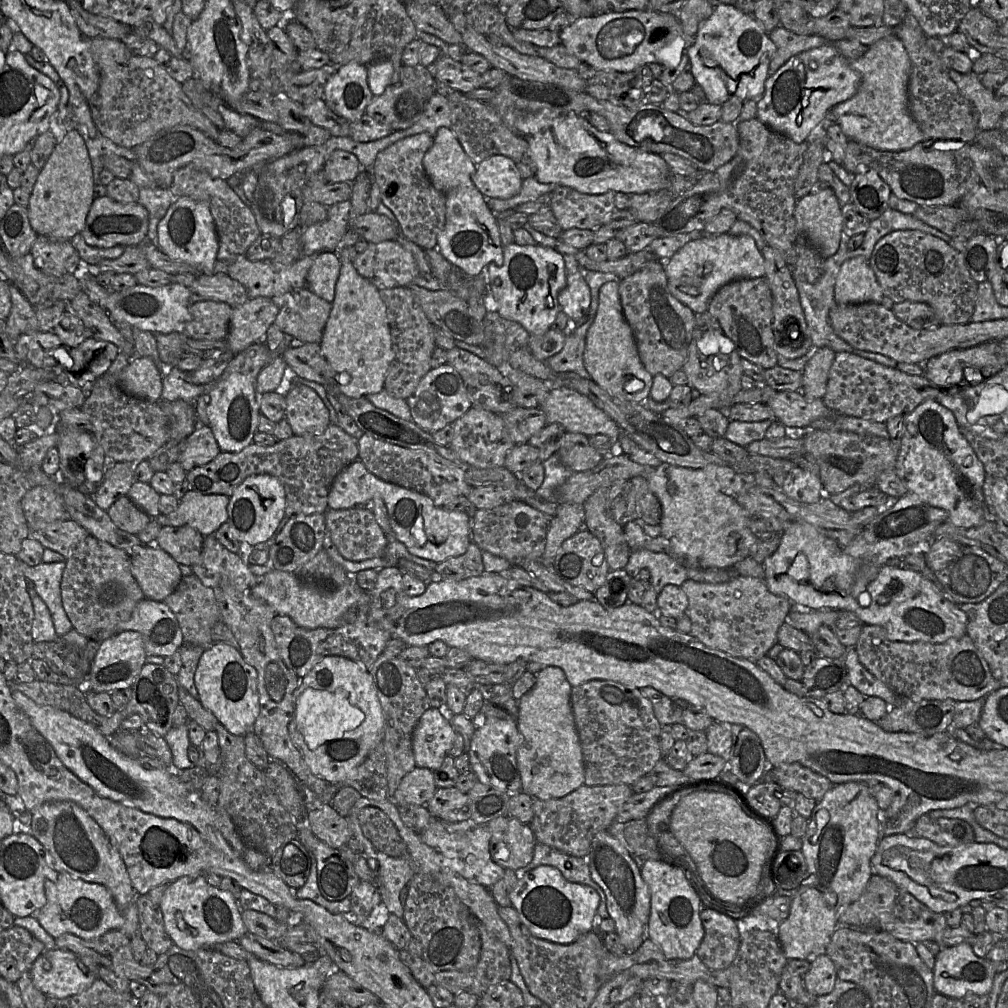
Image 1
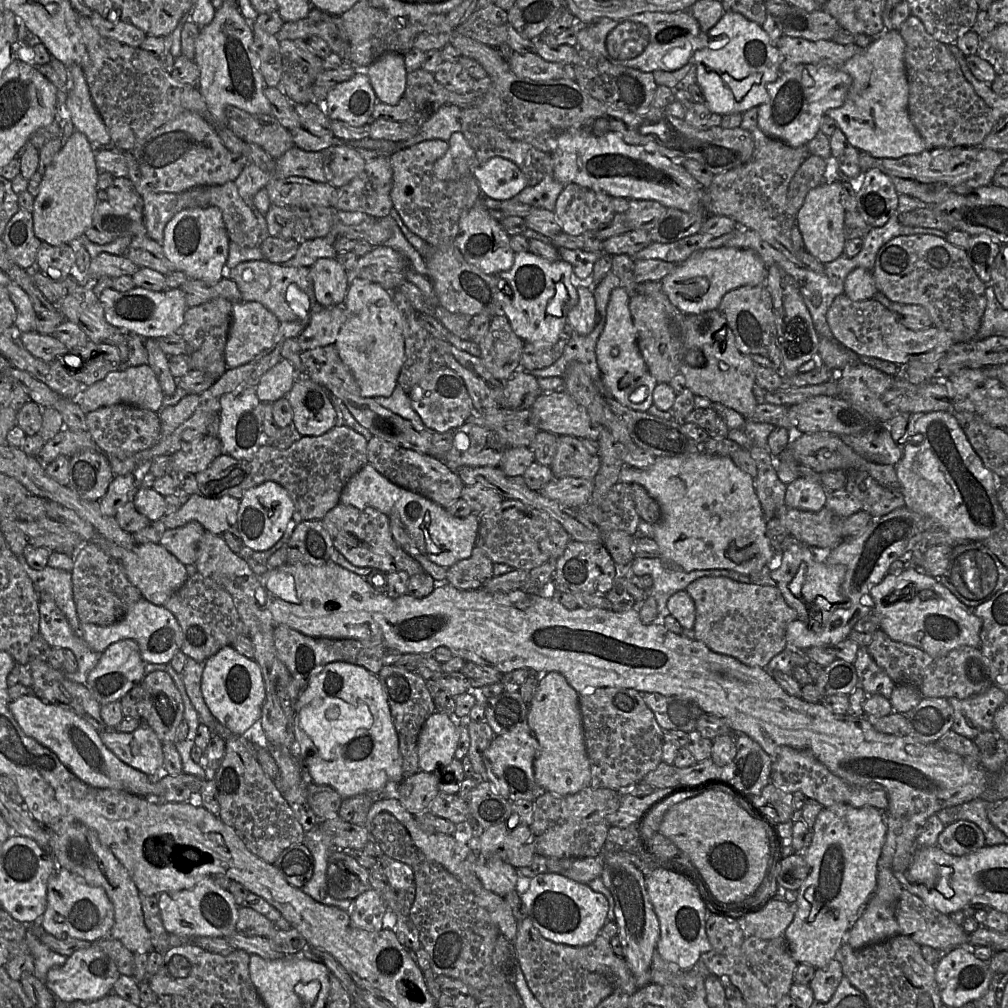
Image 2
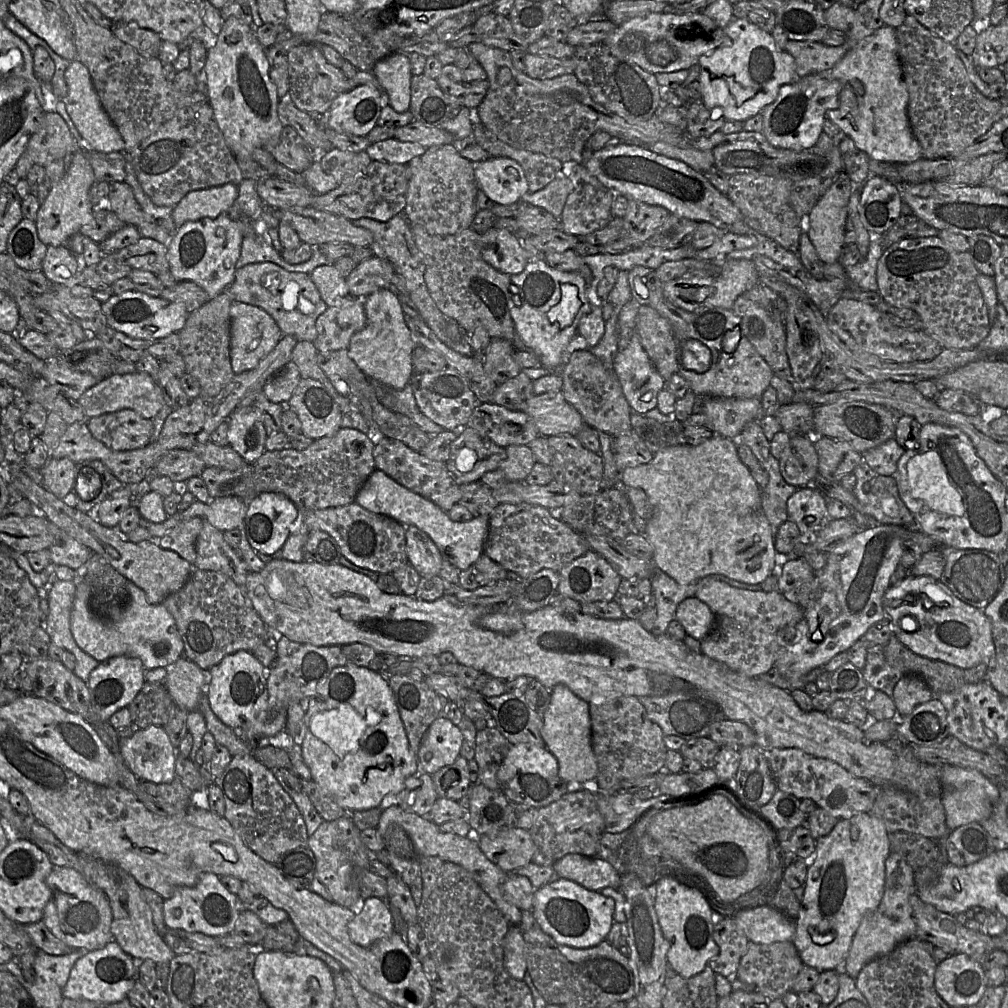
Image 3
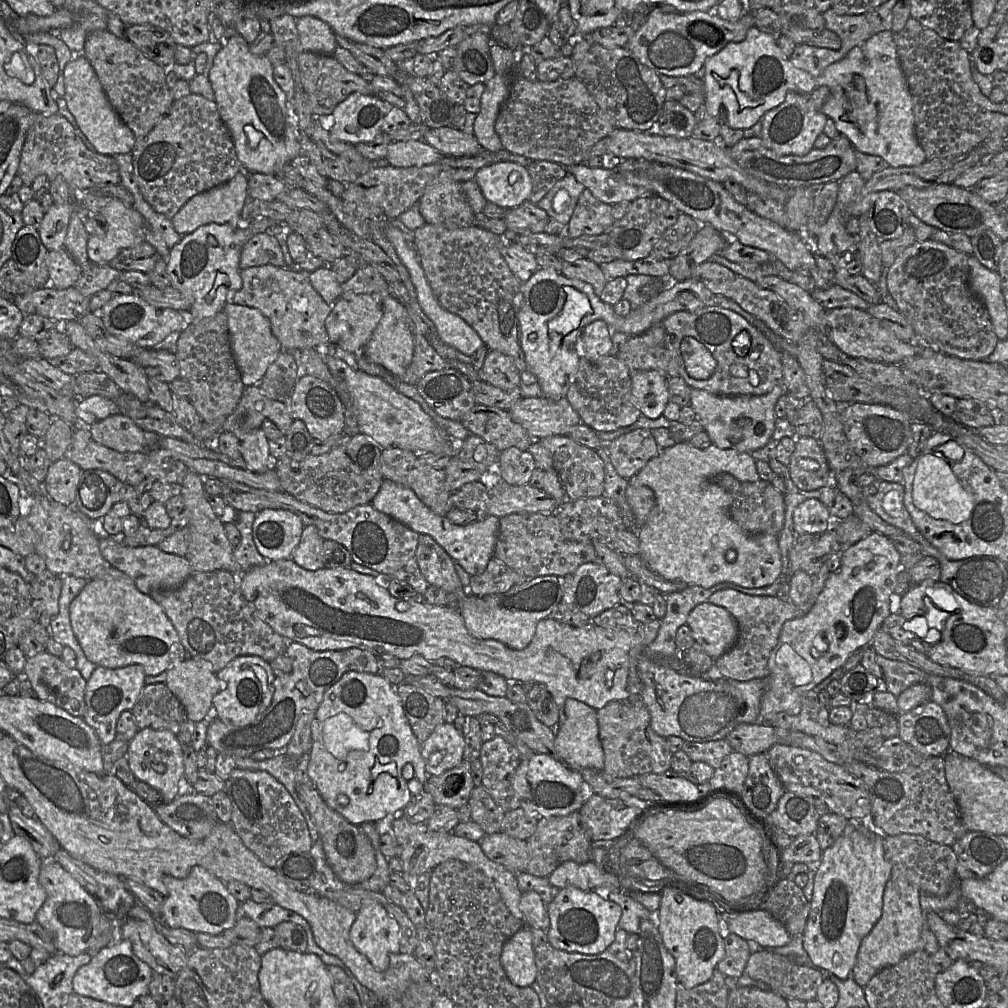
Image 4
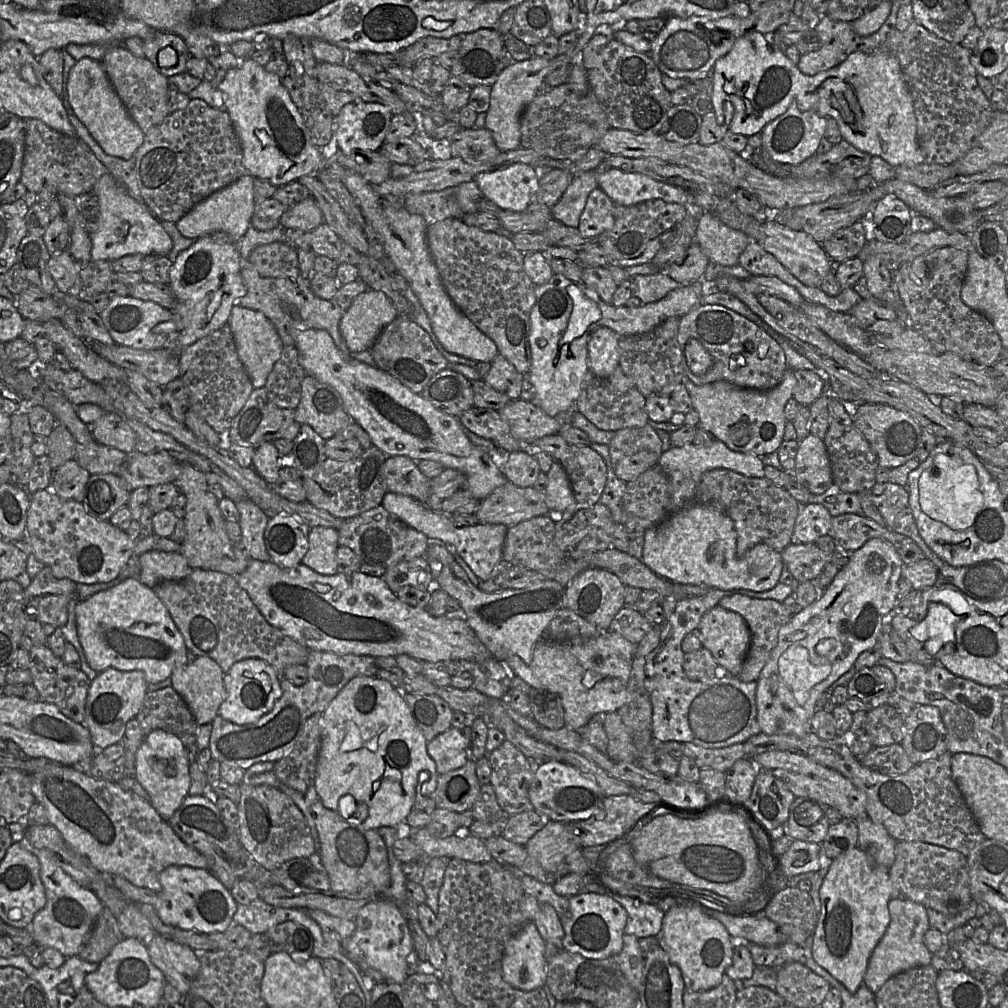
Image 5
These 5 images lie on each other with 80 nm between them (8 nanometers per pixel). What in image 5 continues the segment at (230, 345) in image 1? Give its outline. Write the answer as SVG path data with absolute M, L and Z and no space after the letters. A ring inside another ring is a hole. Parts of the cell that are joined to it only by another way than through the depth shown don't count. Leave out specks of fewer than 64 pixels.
M236 303L228 320L237 352L254 388L264 388L267 378L281 356L284 345L270 320L261 312L244 308Z

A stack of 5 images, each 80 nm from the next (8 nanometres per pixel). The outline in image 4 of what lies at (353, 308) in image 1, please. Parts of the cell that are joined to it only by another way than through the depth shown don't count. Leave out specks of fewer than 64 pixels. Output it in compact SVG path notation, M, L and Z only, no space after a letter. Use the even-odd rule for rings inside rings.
M394 296L381 298L382 318L362 349L365 357L375 364L381 365L393 375L402 378L411 364L414 354L414 338L406 309Z

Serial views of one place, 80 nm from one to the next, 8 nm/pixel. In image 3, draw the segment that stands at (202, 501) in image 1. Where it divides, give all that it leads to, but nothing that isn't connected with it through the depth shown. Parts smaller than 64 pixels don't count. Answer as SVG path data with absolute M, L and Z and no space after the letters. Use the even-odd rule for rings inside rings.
M236 496L214 498L209 503L195 500L186 510L168 516L164 522L150 523L145 518L141 518L140 526L147 527L155 541L163 537L167 533L165 531L194 517L203 518L224 532L243 526L246 509L247 503Z

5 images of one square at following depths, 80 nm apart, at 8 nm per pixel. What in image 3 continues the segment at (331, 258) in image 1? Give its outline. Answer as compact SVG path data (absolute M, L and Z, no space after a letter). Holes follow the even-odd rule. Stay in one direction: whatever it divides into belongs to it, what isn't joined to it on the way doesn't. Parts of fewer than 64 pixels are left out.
M334 263L316 267L310 278L328 307L349 296L347 279L340 274Z

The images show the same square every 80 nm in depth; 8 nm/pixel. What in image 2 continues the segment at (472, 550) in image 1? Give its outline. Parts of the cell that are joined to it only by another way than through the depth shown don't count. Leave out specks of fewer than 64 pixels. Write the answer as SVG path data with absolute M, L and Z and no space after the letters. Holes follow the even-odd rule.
M476 545L470 557L448 568L447 583L461 590L479 589L494 577L493 565L494 562Z

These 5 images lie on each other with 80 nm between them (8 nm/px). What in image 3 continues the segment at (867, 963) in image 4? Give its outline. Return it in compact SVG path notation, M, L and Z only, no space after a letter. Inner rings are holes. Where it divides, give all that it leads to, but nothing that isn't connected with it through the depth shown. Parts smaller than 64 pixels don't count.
M891 852L885 861L885 885L882 900L878 908L861 921L845 959L845 970L850 977L855 979L868 962L889 954L900 943L915 937L916 924L910 897L916 894L916 891L914 870L901 855Z

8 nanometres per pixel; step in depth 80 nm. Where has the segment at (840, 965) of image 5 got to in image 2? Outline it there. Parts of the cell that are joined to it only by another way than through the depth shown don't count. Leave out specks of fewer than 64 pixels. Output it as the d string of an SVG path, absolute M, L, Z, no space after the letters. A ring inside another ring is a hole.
M836 804L820 811L811 831L812 840L804 852L808 874L797 890L797 909L792 922L785 930L784 938L788 942L792 958L797 963L809 964L818 969L835 959L838 949L846 942L849 930L866 908L876 889L878 861L885 843L887 825L883 812L874 807L855 808Z

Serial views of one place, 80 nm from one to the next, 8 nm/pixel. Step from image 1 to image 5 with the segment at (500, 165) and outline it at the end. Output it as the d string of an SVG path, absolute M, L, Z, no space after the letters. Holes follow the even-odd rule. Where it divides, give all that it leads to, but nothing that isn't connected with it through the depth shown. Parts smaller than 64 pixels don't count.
M514 163L481 172L474 181L483 196L500 209L520 212L534 201L539 175L540 171L532 166Z

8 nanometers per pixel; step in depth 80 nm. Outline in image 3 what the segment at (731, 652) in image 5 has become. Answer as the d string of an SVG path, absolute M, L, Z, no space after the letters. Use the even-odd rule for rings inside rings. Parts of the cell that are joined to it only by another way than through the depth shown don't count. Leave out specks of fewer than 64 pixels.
M696 597L683 600L678 605L675 616L686 633L700 641L716 629L717 616L706 603Z

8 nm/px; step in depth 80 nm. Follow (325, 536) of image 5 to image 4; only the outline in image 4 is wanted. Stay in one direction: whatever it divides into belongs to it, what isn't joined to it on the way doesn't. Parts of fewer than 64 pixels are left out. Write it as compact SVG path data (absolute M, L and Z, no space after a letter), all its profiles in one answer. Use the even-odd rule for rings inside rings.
M307 525L298 546L294 549L291 559L304 569L316 571L324 568L326 563L322 556L322 543L324 539L314 525Z

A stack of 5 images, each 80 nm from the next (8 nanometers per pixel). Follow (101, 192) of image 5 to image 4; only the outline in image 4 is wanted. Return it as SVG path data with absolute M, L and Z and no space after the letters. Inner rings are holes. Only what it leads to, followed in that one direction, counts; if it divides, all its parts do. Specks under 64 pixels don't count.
M110 198L101 213L106 231L104 235L89 235L87 253L90 263L110 263L122 250L145 240L143 218L134 208Z

